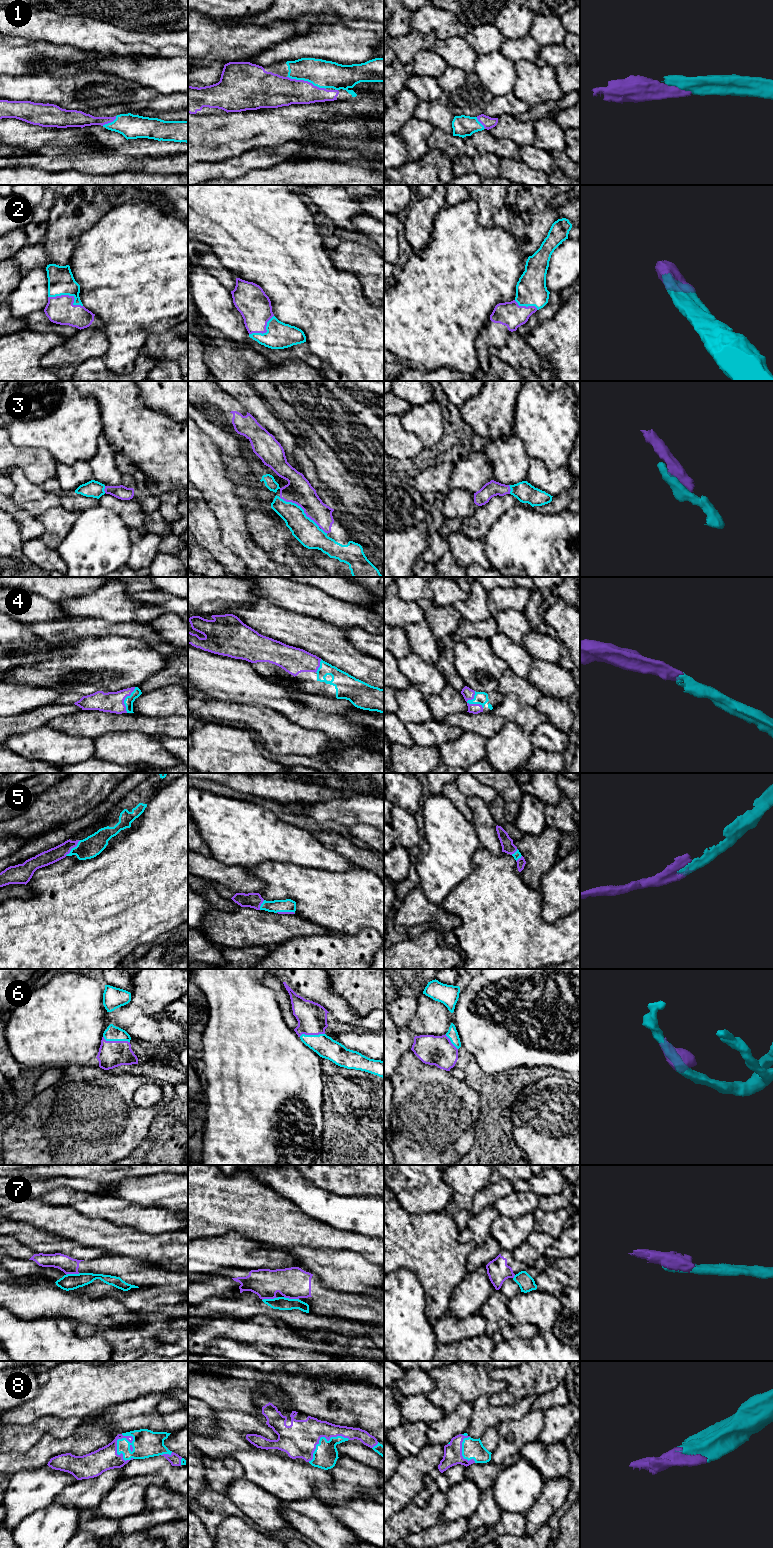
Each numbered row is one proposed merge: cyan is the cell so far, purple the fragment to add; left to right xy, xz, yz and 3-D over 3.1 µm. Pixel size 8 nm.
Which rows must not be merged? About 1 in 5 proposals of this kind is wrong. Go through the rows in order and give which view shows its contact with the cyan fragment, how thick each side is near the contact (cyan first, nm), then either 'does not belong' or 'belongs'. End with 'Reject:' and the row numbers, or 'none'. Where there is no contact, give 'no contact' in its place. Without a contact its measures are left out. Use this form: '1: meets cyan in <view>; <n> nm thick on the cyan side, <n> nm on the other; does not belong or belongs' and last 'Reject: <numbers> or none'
1: meets cyan in xz; 220 nm thick on the cyan side, 260 nm on the other; belongs
2: meets cyan in xy; 200 nm thick on the cyan side, 220 nm on the other; belongs
3: meets cyan in xz; 200 nm thick on the cyan side, 200 nm on the other; belongs
4: meets cyan in yz; 100 nm thick on the cyan side, 80 nm on the other; belongs
5: meets cyan in xy; 170 nm thick on the cyan side, 120 nm on the other; belongs
6: meets cyan in xy; 120 nm thick on the cyan side, 220 nm on the other; belongs
7: meets cyan in xz; 110 nm thick on the cyan side, 260 nm on the other; does not belong
8: meets cyan in xy; 220 nm thick on the cyan side, 200 nm on the other; belongs
Reject: 7

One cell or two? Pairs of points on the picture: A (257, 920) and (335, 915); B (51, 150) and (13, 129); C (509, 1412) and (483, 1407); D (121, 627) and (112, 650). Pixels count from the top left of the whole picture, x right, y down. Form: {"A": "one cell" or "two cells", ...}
{"A": "two cells", "B": "two cells", "C": "one cell", "D": "two cells"}

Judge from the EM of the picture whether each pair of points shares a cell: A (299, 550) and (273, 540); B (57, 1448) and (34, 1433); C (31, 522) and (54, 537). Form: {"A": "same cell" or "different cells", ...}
{"A": "different cells", "B": "different cells", "C": "different cells"}

